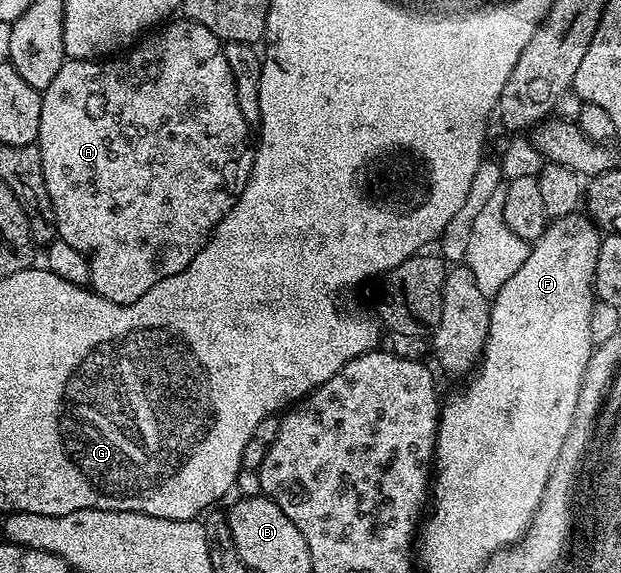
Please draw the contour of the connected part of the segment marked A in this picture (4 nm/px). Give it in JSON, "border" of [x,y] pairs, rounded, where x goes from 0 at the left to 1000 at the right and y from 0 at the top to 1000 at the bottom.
{"border":[[[306,35],[282,37],[271,37],[261,49],[238,58],[196,98],[185,98],[177,105],[103,106],[92,133],[85,133],[85,147],[68,159],[66,223],[60,260],[66,265],[66,295],[72,298],[72,328],[79,328],[79,349],[85,356],[93,421],[118,426],[118,433],[130,440],[130,447],[140,452],[140,466],[147,476],[145,504],[190,534],[222,527],[254,492],[291,475],[304,462],[311,447],[317,447],[317,440],[324,440],[324,433],[340,417],[353,386],[388,342],[411,277],[407,234],[383,188],[382,154],[364,105],[361,75],[324,42]]]}

